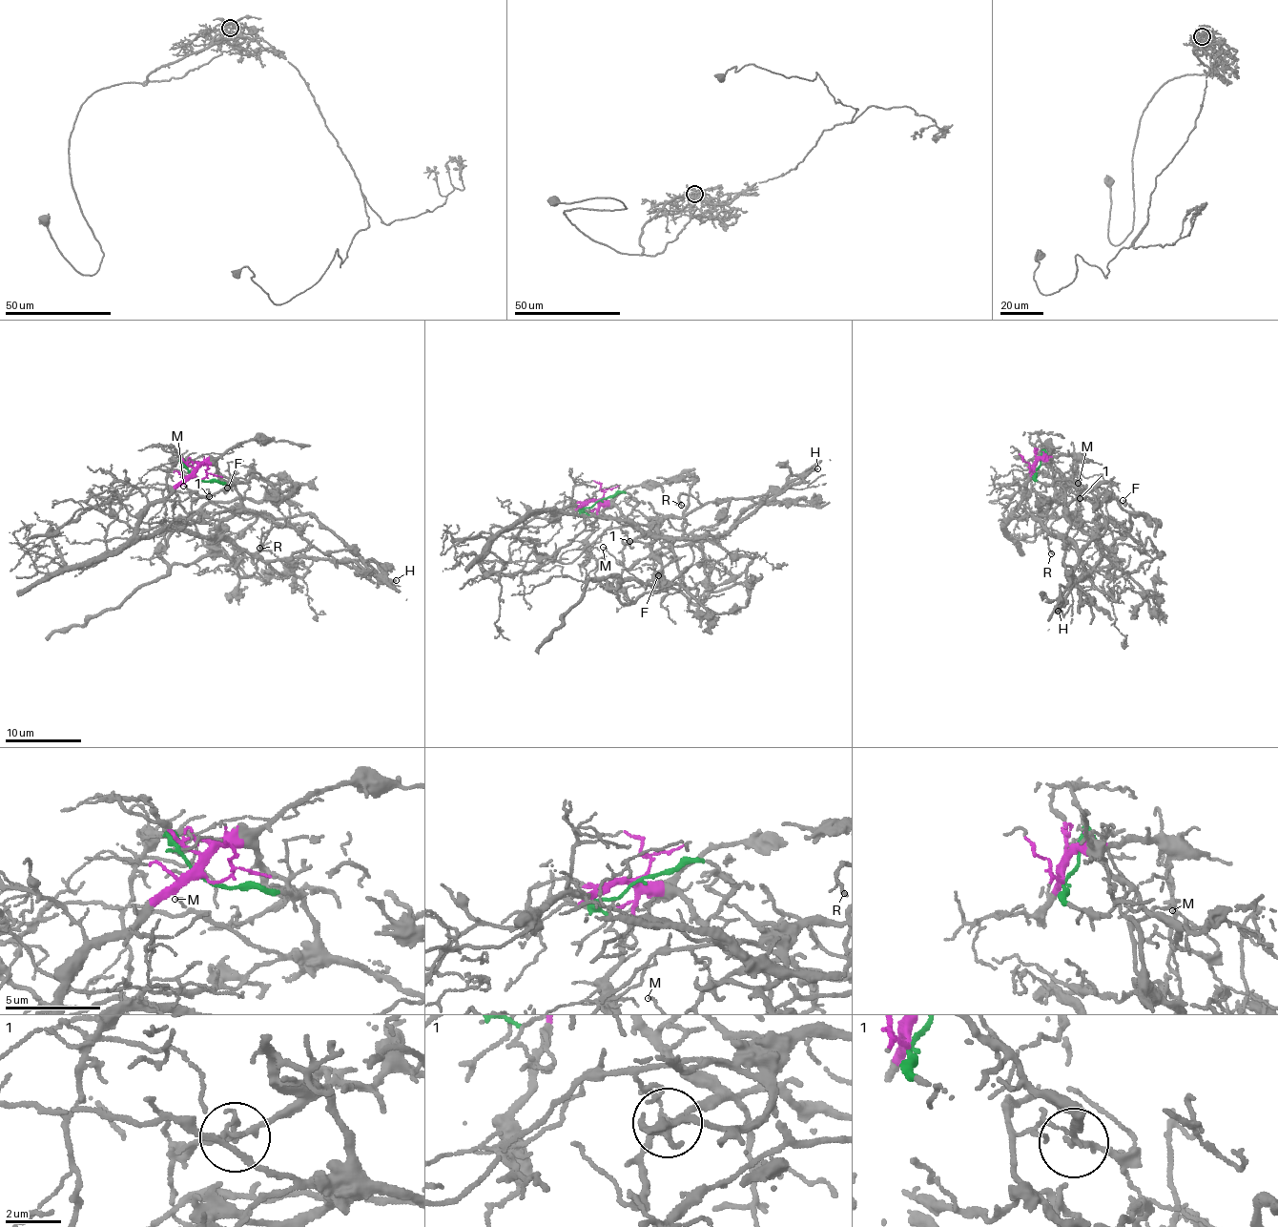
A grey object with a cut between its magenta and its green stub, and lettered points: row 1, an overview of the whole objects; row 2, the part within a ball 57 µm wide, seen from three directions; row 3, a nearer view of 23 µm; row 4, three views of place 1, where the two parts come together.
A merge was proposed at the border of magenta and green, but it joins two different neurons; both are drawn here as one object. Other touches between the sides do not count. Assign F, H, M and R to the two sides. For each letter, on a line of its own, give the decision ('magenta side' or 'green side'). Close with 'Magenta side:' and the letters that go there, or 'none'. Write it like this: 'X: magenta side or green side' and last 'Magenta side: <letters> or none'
F: magenta side
H: magenta side
M: magenta side
R: magenta side
Magenta side: F, H, M, R

